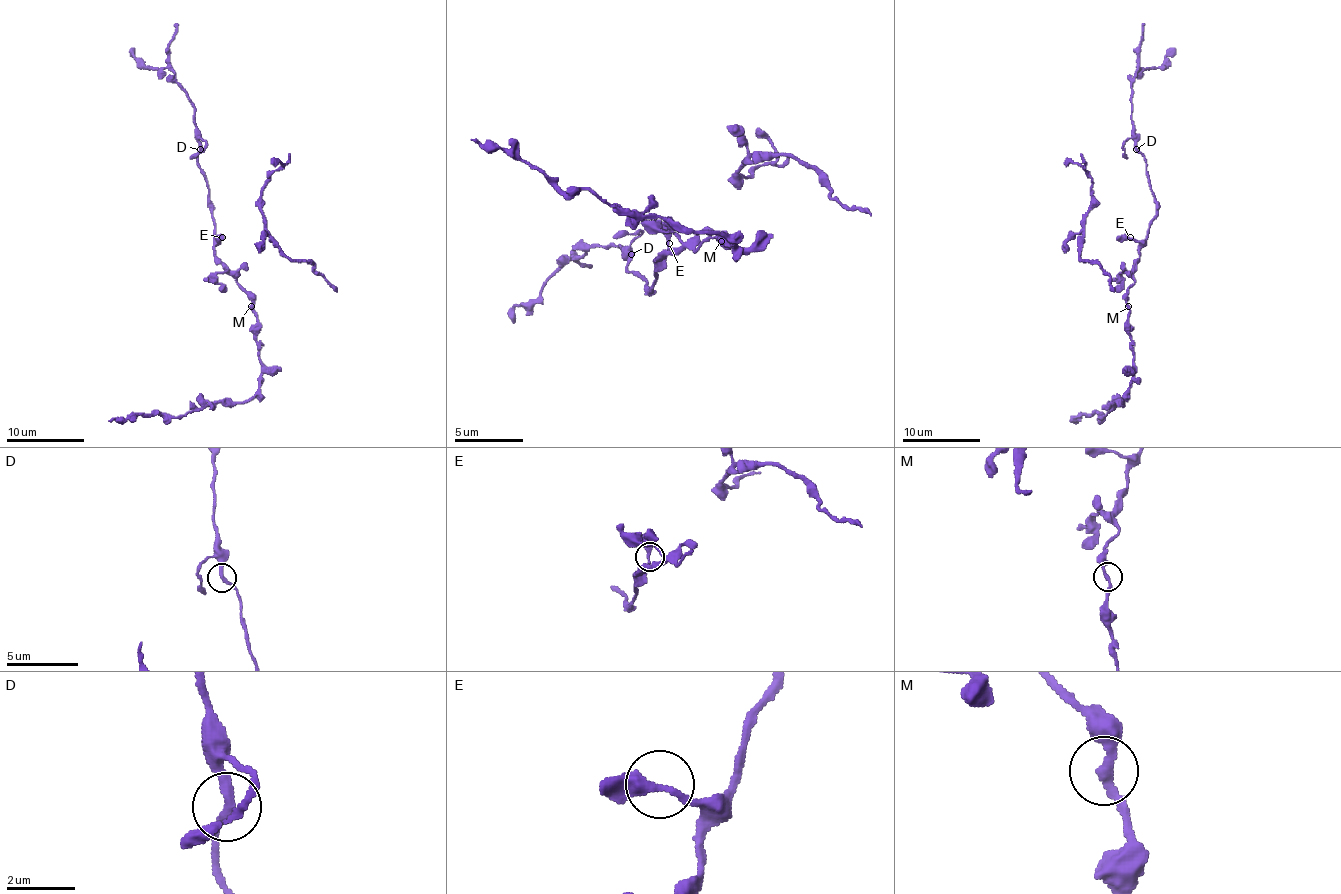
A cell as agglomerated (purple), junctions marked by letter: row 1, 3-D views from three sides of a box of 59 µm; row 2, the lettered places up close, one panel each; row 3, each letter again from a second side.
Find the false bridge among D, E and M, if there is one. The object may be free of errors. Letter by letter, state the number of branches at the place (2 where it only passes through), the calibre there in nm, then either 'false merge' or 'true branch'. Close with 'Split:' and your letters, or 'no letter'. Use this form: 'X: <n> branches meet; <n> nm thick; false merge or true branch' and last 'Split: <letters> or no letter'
D: 2 branches meet; 240 nm thick; true branch
E: 2 branches meet; 280 nm thick; true branch
M: 2 branches meet; 240 nm thick; true branch
Split: no letter

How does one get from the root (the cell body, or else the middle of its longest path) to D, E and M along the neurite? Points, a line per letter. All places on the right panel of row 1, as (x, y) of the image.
D: (1134, 276), (1140, 243), (1155, 214), (1145, 159), (1136, 149)
E: (1134, 276), (1140, 243), (1130, 237)
M: (1134, 276), (1134, 284), (1126, 292), (1128, 306)

